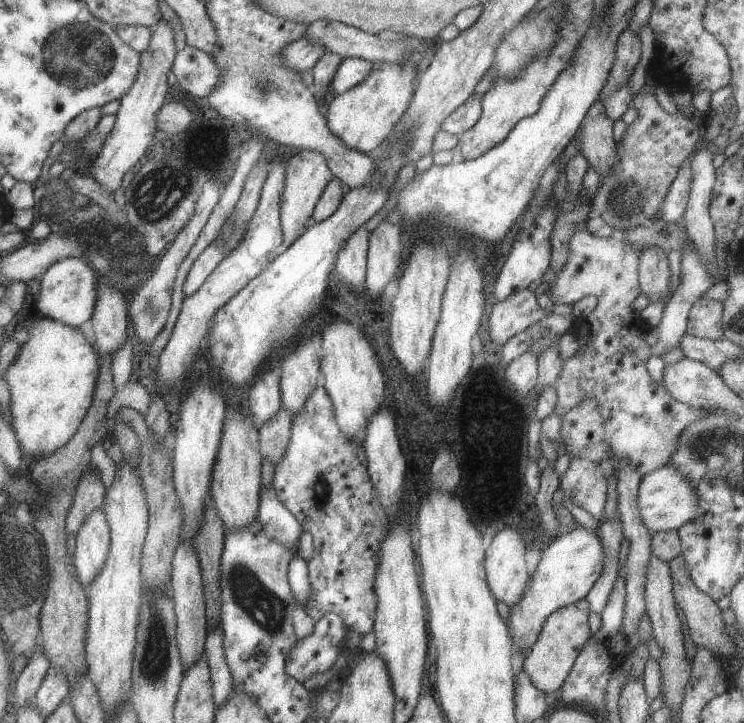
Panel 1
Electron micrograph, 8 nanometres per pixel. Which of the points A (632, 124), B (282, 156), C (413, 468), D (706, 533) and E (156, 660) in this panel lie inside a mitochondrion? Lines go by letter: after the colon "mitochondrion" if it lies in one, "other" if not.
A: other
B: other
C: other
D: other
E: mitochondrion

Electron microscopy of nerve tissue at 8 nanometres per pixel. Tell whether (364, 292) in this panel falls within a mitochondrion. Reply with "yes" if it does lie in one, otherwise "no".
no

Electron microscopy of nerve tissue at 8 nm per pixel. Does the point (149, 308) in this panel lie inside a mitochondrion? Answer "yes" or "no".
yes

